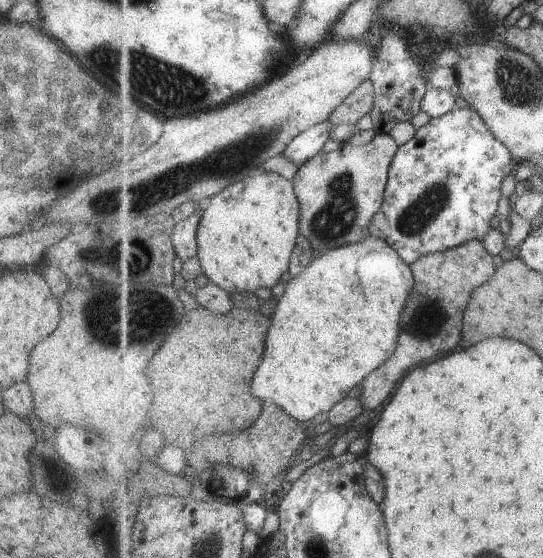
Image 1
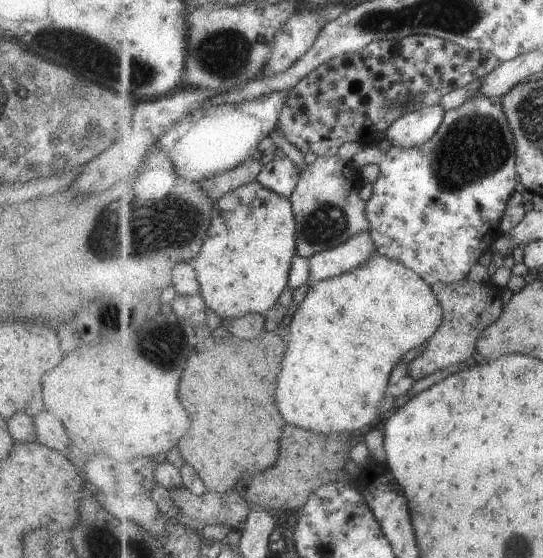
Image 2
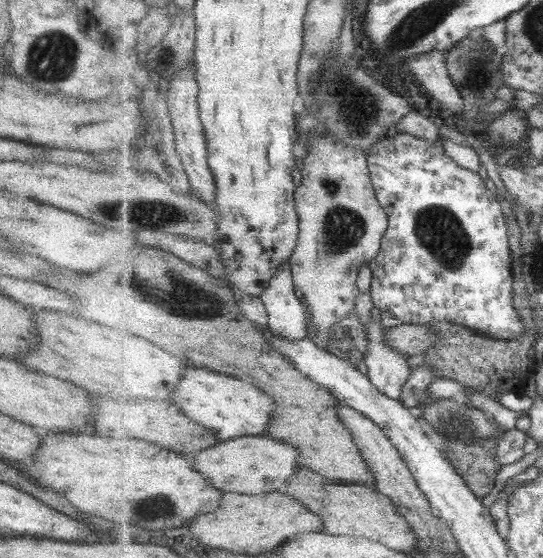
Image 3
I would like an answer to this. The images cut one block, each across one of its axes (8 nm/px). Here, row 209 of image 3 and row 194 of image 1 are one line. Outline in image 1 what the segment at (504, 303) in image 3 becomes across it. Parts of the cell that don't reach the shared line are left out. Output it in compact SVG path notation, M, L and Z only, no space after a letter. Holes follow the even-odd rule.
M459 103L444 116L433 117L407 144L400 146L390 167L391 178L383 206L371 220L370 234L385 240L409 265L423 256L446 252L471 240L484 241L491 232L491 218L498 215L503 198L501 184L508 175L514 174L518 164L479 112Z

